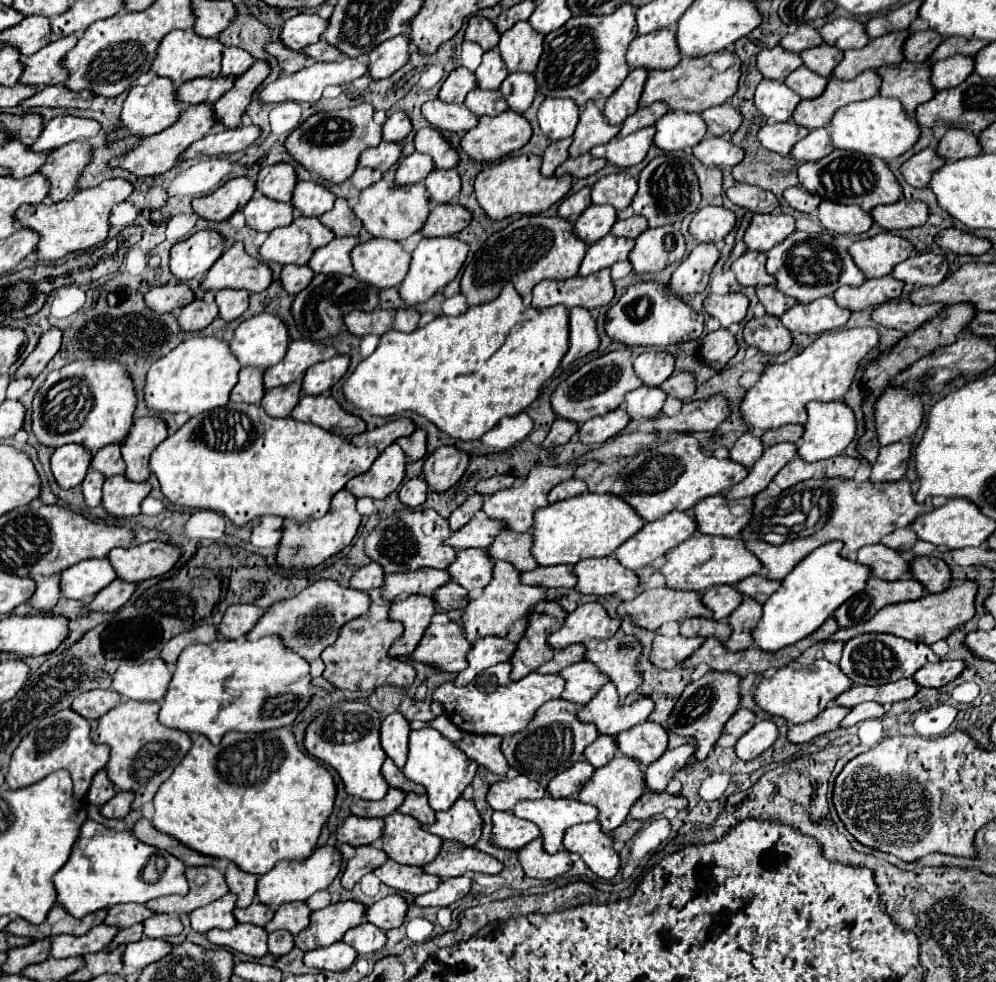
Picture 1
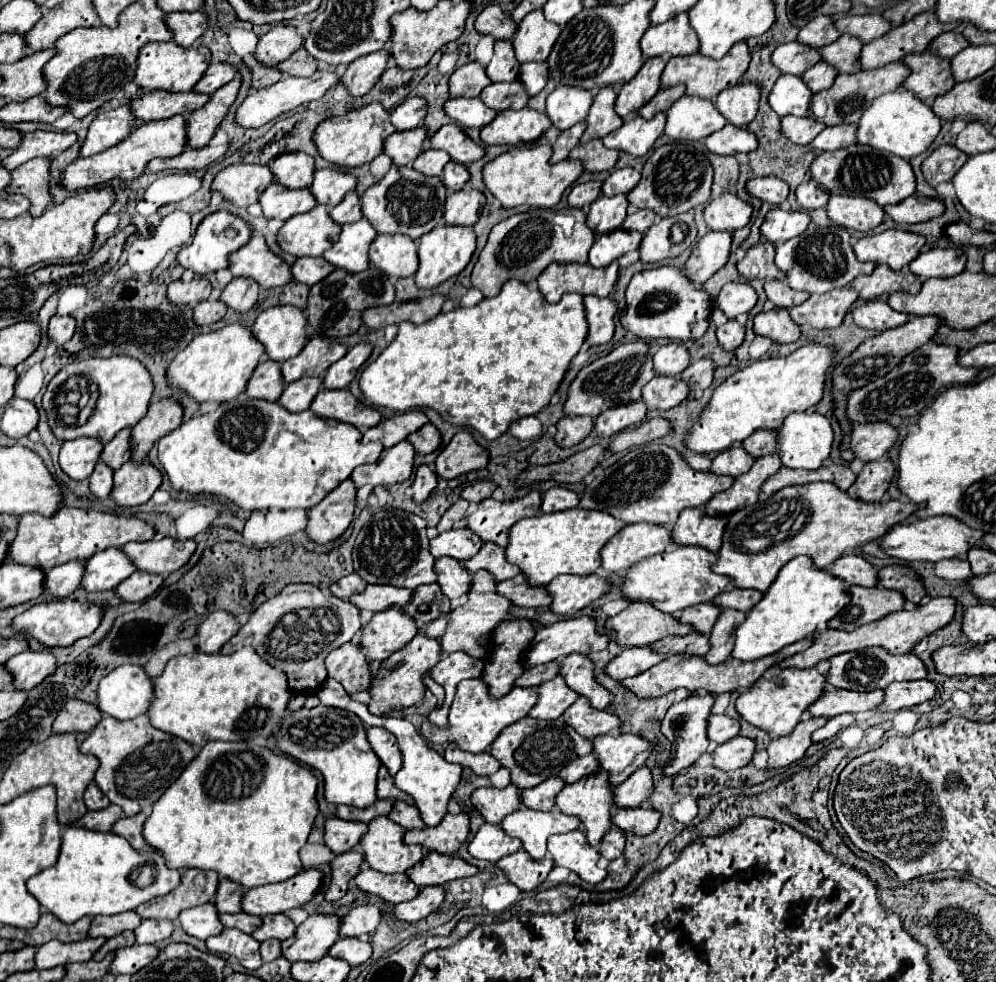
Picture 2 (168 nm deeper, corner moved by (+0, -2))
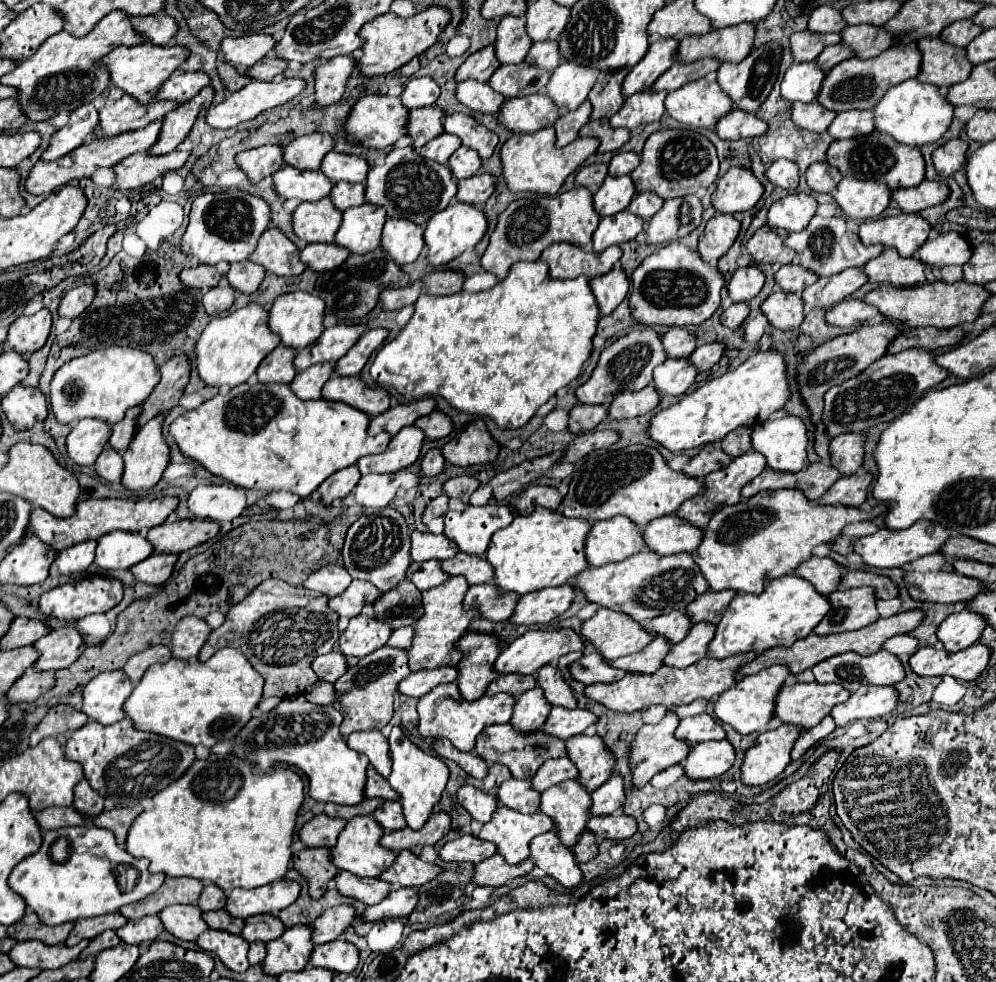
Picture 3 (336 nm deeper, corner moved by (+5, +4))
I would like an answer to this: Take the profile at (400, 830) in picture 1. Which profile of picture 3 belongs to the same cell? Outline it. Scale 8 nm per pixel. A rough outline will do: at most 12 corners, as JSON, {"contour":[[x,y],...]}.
{"contour":[[373,816],[351,818],[331,848],[333,864],[379,876],[397,852],[379,844]]}

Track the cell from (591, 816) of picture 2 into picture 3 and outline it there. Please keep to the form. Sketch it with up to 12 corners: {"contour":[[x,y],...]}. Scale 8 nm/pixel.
{"contour":[[577,780],[541,792],[543,814],[573,848],[591,816],[591,794]]}

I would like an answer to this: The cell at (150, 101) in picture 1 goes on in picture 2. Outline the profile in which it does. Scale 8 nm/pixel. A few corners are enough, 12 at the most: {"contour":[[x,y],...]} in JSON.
{"contour":[[130,104],[102,110],[88,126],[80,156],[118,144],[136,126]]}

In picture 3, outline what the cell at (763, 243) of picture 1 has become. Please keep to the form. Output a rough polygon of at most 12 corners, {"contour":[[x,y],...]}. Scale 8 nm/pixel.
{"contour":[[791,194],[769,208],[775,230],[801,232],[817,210],[809,194]]}

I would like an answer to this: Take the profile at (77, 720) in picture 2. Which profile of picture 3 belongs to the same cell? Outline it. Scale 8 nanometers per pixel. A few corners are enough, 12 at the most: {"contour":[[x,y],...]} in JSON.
{"contour":[[57,704],[31,734],[31,746],[45,736],[85,726],[89,718],[69,704]]}

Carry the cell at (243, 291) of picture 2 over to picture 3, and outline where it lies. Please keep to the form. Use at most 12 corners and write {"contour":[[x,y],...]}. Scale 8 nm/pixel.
{"contour":[[251,260],[231,264],[225,278],[241,294],[257,292],[265,270]]}

